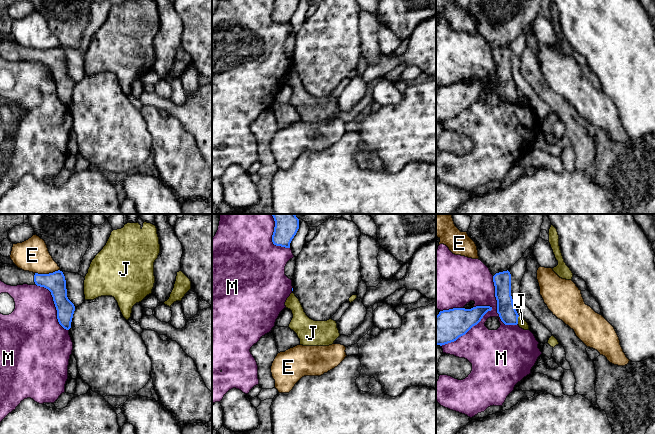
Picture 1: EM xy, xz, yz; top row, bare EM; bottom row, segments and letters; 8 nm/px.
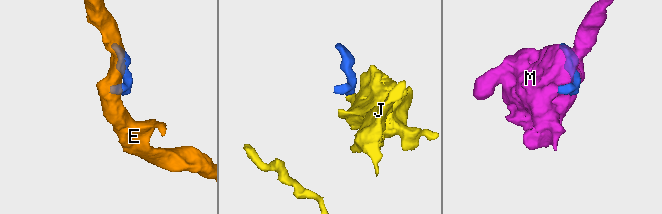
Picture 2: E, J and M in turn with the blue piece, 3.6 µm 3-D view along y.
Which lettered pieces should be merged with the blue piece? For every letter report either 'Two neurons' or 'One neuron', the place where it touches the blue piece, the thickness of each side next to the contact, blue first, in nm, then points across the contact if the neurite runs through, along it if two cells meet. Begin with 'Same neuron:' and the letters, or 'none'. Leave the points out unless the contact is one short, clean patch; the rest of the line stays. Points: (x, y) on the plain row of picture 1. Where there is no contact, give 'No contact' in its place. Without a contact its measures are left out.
Same neuron: J
E: Two neurons. Touches blue at xy (47, 50). Thickness 170 nm (blue) against 260 nm. Boundary: xy (59, 45), (48, 49), (35, 49)
J: One neuron. Touches blue at yz (517, 96). Thickness 140 nm (blue) against 70 nm. Path across: yz (505, 84), (517, 96), (522, 99)
M: Two neurons. Touches blue at yz (467, 107). Thickness 240 nm (blue) against 360 nm

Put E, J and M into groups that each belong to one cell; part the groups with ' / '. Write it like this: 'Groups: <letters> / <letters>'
Groups: E / J / M

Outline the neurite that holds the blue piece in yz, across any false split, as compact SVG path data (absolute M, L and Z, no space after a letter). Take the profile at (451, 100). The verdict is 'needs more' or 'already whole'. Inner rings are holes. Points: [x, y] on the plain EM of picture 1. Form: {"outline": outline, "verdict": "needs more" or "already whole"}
{"outline": "M476 82L471 85L453 84L440 87L436 92L436 121L442 122L456 117L491 86L490 82Z", "verdict": "already whole"}

